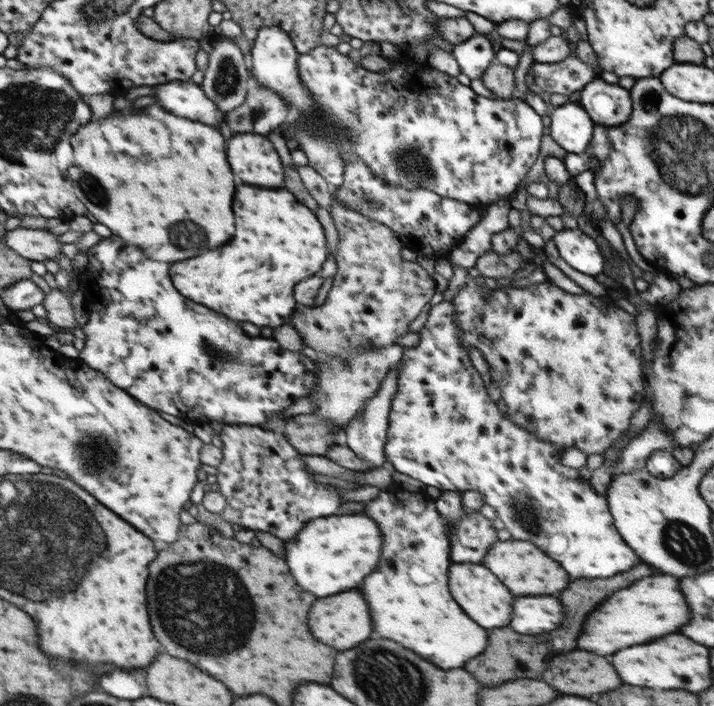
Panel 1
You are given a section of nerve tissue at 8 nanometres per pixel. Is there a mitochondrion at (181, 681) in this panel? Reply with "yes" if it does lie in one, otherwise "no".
no

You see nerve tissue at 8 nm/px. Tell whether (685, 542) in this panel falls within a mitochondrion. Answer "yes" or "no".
yes

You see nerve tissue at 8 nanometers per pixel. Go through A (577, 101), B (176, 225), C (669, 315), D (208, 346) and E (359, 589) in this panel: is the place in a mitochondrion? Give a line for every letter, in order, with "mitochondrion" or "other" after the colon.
A: other
B: mitochondrion
C: other
D: mitochondrion
E: other

